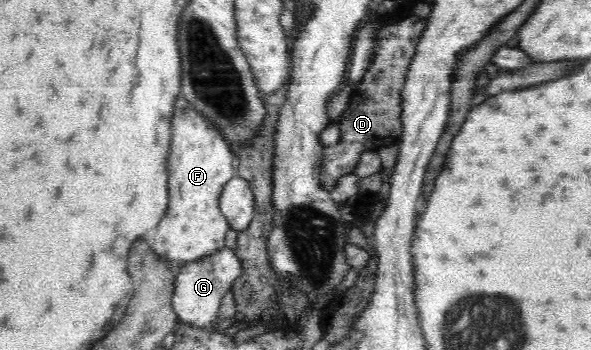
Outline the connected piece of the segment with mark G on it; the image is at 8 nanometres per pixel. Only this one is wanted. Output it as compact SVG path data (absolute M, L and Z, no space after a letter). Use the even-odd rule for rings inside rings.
M225 245L221 251L201 257L197 261L183 263L174 279L174 294L171 306L177 314L178 322L195 328L207 328L218 321L217 314L224 295L233 288L233 281L242 273L242 265L235 250Z

